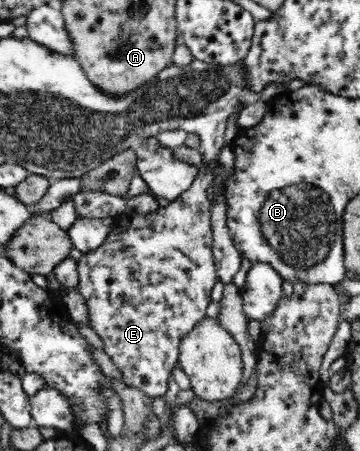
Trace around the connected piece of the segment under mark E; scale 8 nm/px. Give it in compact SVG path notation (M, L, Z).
M216 161L198 166L198 177L178 199L159 207L150 215L135 212L115 217L114 227L106 235L101 247L83 255L78 263L78 292L86 300L92 329L101 337L105 351L124 377L127 387L140 389L155 399L164 400L168 378L179 363L182 337L206 318L212 289L218 275L213 255L211 228L212 205L206 189L212 183Z

